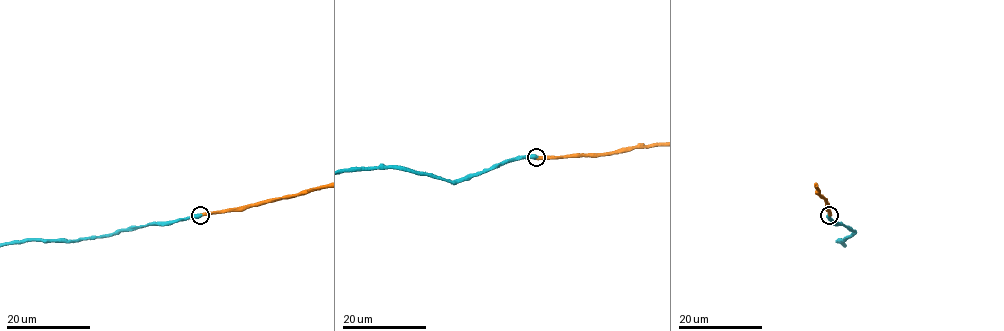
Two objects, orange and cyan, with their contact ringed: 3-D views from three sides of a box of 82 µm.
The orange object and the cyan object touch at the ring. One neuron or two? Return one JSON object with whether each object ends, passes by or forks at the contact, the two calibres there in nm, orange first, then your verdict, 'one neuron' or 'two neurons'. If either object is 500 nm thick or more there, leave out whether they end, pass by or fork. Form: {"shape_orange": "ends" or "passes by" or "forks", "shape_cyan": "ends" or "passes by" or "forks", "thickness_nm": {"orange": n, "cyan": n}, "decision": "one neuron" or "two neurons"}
{"thickness_nm": {"orange": 550, "cyan": 750}, "decision": "one neuron"}

